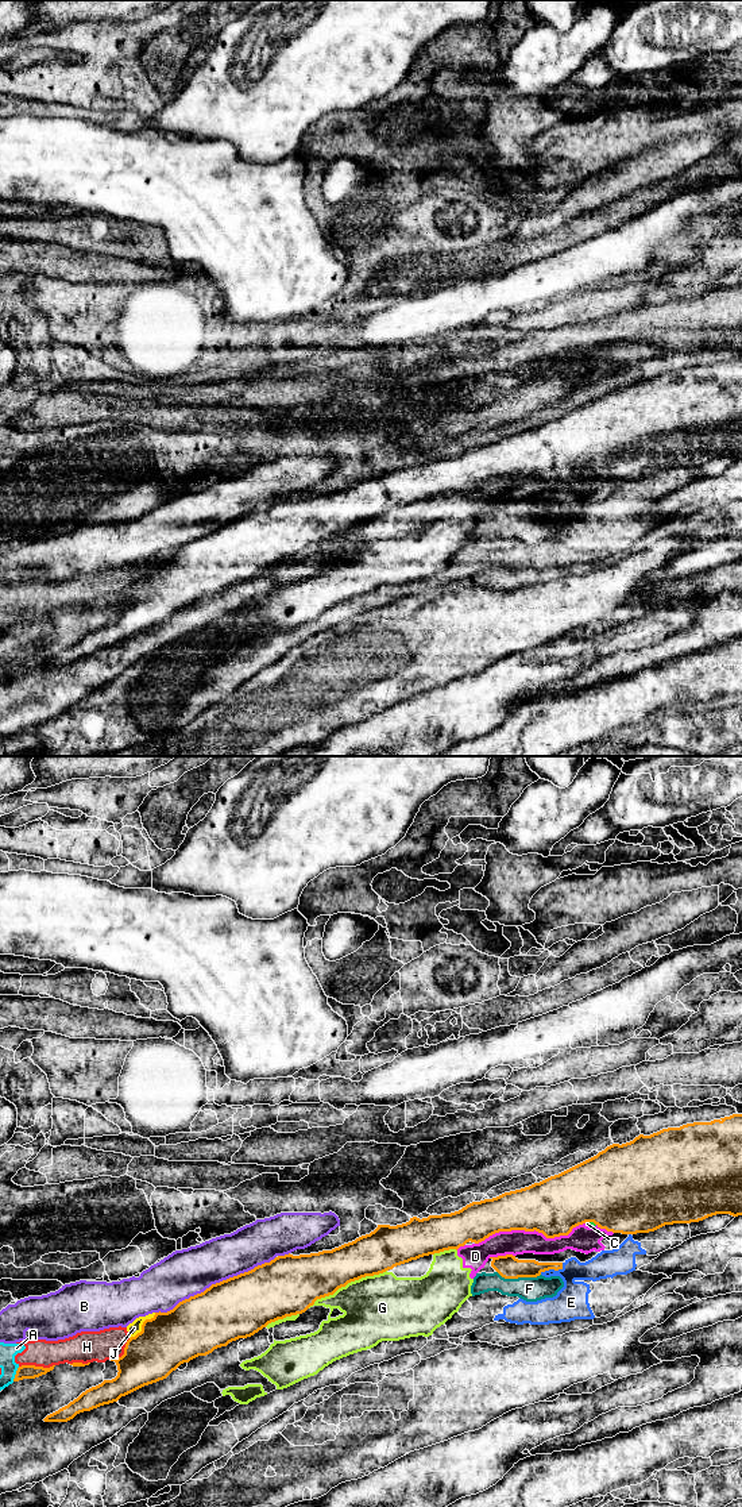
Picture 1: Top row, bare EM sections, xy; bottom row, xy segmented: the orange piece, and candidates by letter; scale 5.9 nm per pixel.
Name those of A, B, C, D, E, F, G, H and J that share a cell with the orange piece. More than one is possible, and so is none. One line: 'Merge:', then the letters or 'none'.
Merge: C

